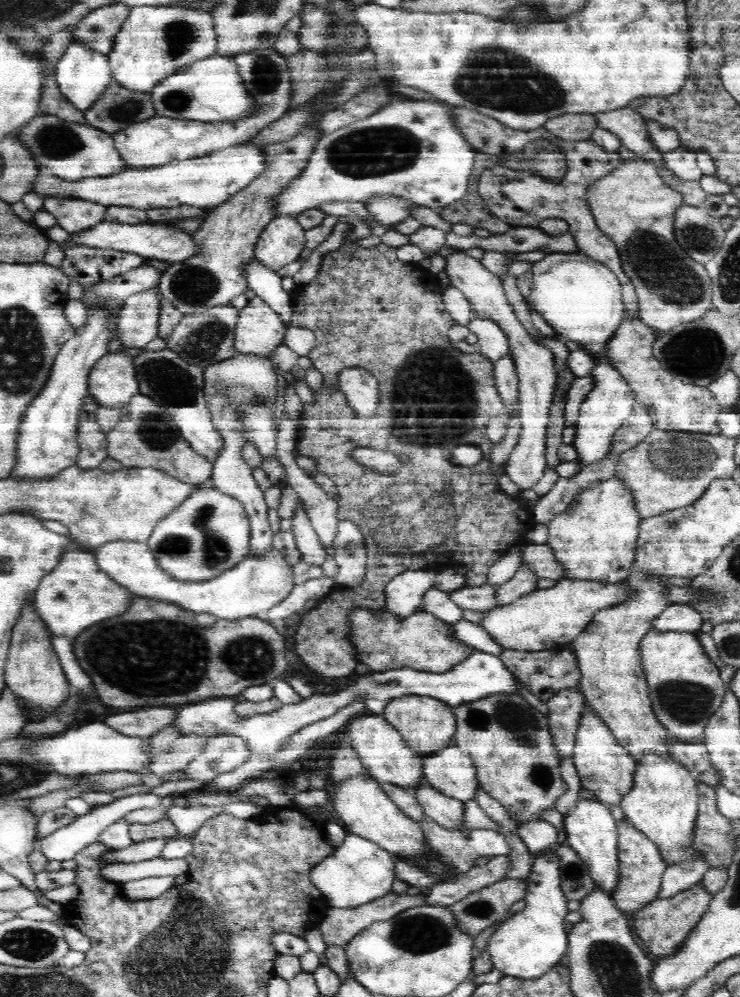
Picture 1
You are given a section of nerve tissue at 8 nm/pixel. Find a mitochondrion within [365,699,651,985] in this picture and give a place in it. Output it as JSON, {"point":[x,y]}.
{"point":[422,934]}

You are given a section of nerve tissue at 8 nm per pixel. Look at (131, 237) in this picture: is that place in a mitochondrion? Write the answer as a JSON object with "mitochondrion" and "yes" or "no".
{"mitochondrion":"no"}

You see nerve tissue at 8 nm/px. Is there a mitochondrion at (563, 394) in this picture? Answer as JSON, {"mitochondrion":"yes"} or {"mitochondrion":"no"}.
{"mitochondrion":"no"}

